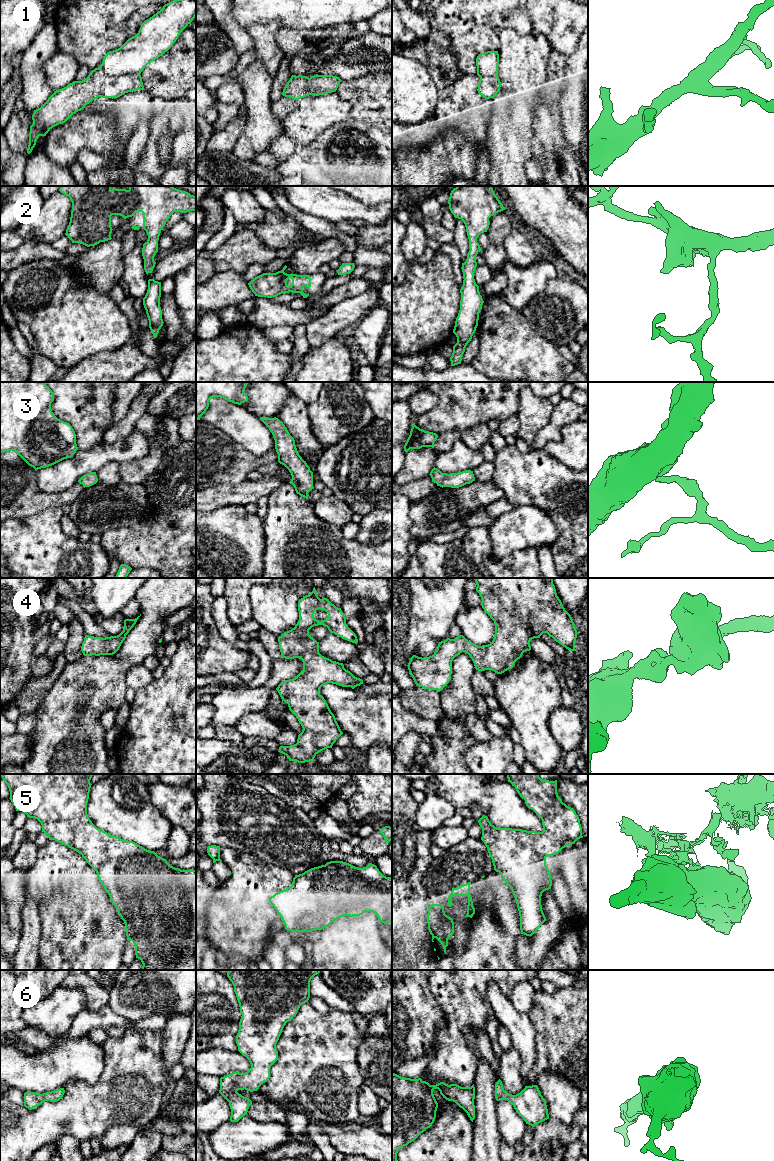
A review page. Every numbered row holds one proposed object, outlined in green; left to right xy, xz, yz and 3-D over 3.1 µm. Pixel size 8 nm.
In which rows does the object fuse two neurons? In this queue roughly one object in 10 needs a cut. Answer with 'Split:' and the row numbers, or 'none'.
Split: none

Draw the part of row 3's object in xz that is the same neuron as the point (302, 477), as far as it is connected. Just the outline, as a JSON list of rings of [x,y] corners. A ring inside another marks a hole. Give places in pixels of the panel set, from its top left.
[[[260,417],[260,420],[274,437],[278,462],[291,473],[292,479],[289,483],[294,486],[297,494],[308,499],[308,493],[314,488],[313,472],[299,455],[294,438],[278,418]]]

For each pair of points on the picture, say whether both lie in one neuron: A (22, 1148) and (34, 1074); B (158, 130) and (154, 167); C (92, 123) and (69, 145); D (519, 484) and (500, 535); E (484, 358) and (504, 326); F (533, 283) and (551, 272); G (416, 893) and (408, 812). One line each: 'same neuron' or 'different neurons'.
A: different neurons
B: same neuron
C: same neuron
D: different neurons
E: same neuron
F: same neuron
G: same neuron

